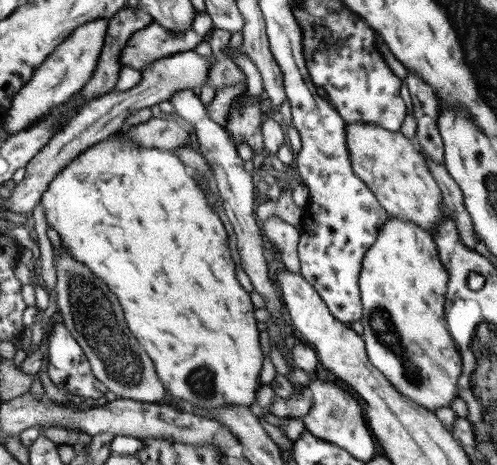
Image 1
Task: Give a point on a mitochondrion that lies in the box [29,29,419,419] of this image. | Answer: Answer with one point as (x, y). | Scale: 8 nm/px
(92, 313)

